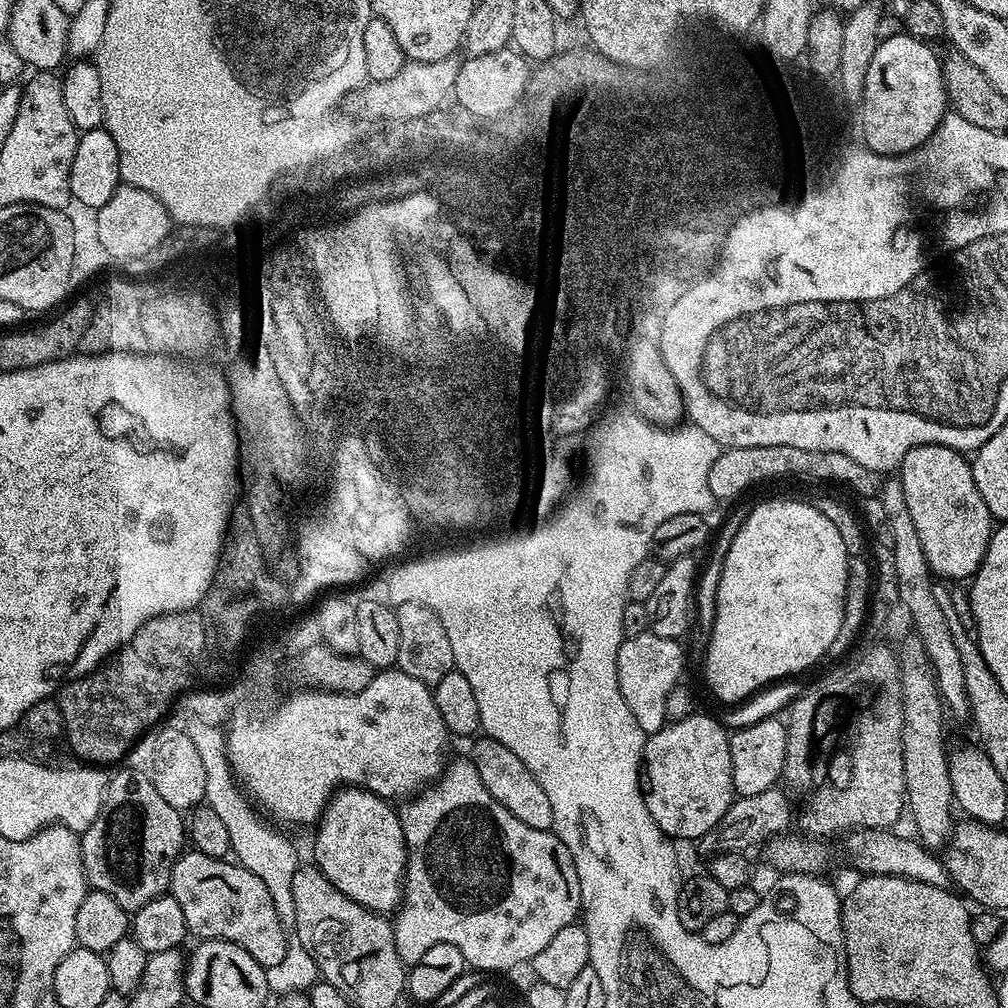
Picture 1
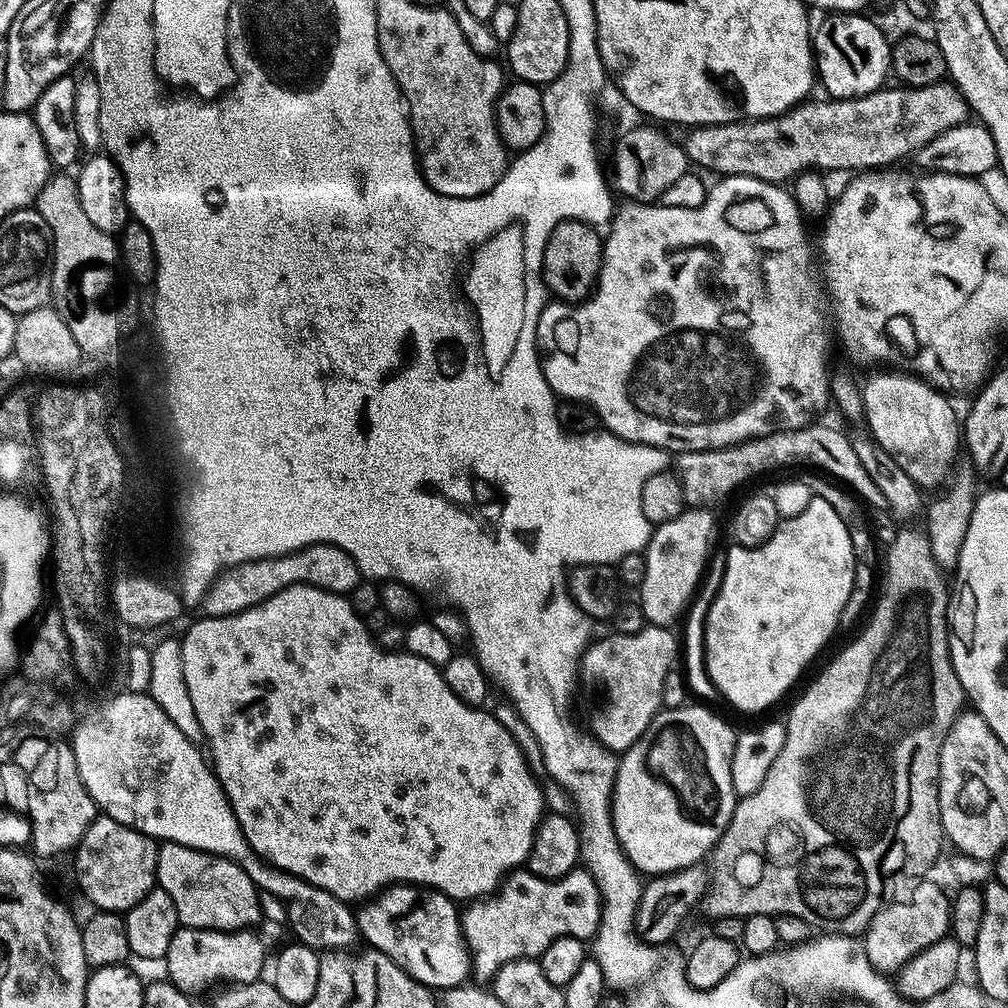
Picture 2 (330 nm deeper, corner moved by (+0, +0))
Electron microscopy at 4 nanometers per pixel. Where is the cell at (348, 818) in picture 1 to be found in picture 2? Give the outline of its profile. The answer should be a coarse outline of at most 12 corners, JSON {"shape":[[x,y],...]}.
{"shape":[[394,884],[355,913],[359,935],[425,988],[473,975],[462,912]]}

